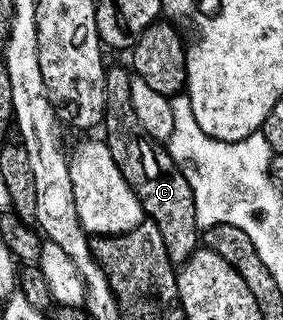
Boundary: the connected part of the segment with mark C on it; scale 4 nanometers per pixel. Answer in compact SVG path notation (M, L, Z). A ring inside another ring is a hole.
M128 66L105 68L105 118L103 120L103 141L111 149L119 173L131 185L139 205L146 216L163 233L163 245L167 245L167 257L174 265L186 263L199 247L199 228L195 217L195 197L187 177L179 173L175 161L168 150L158 140L153 139L139 125L135 109L131 109L131 71Z

